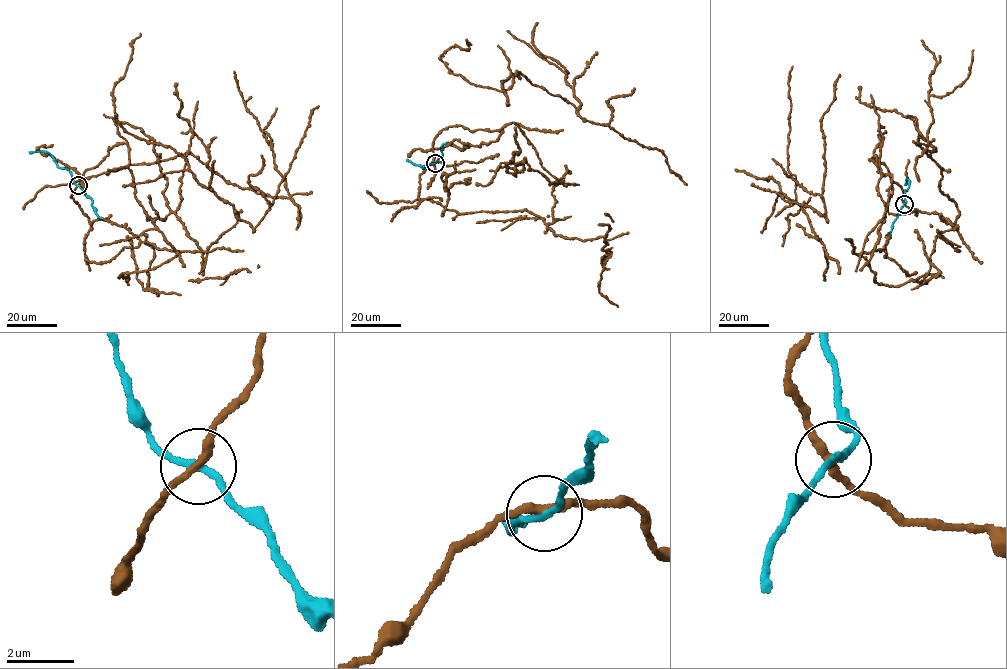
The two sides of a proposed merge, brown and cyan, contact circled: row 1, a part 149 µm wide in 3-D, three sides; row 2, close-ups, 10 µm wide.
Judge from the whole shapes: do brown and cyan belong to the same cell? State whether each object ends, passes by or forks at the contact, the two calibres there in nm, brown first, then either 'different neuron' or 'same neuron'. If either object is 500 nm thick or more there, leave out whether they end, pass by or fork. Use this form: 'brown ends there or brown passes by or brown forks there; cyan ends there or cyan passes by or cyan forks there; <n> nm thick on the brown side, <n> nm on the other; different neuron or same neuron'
brown passes by; cyan passes by; 240 nm thick on the brown side, 170 nm on the other; same neuron

